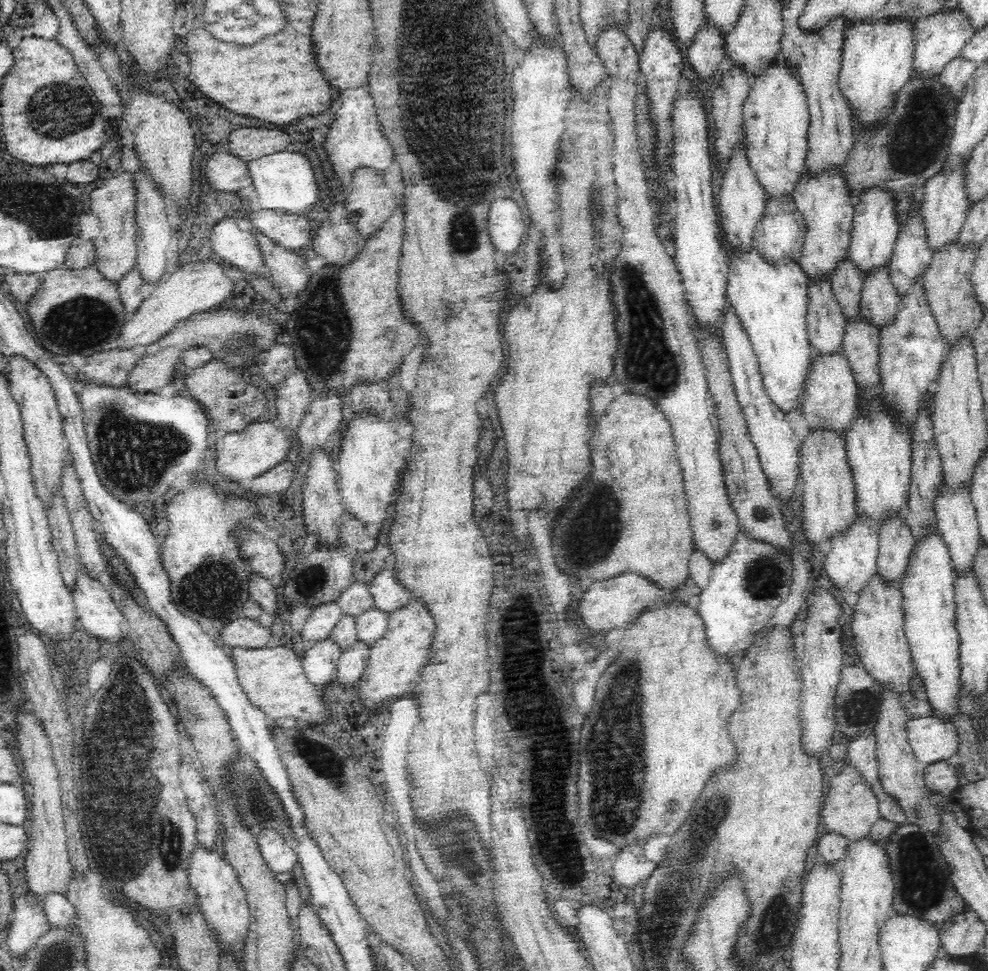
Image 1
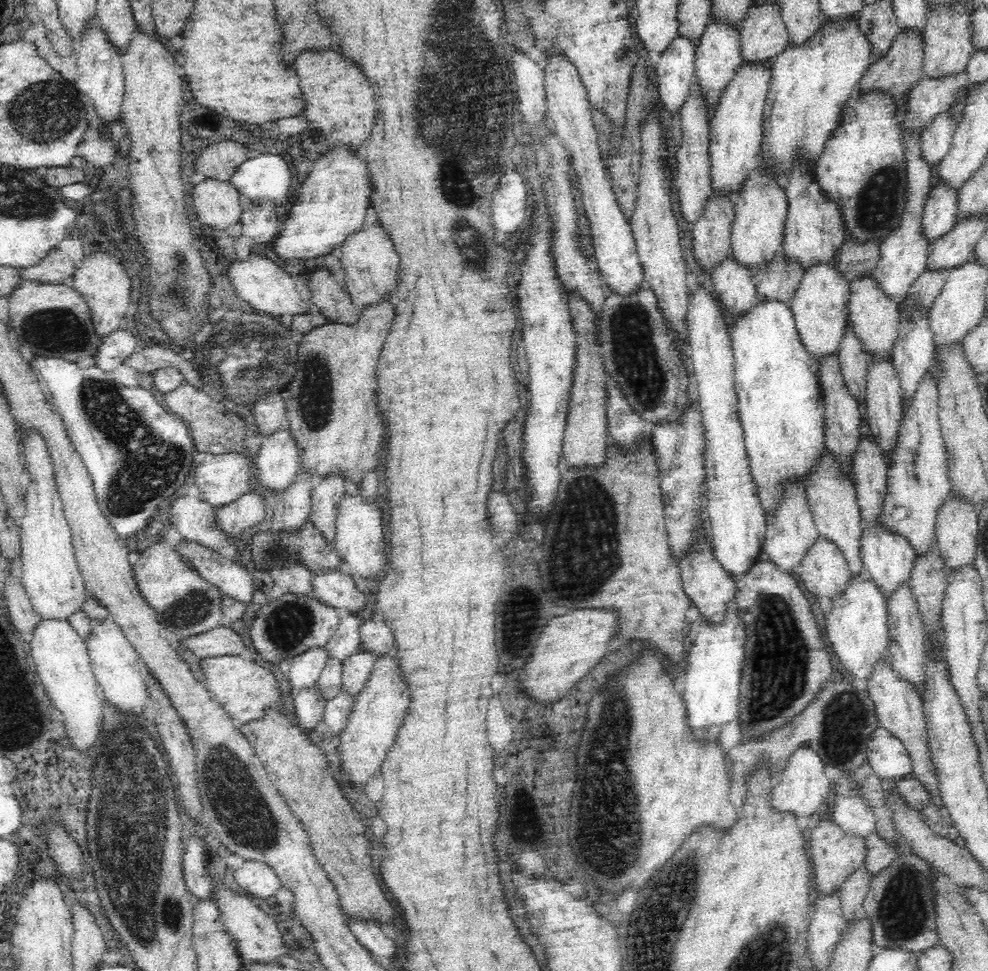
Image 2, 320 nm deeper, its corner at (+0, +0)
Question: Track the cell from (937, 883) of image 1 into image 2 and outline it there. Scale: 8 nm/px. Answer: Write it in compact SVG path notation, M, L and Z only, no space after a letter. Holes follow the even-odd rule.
M900 853L873 876L861 912L872 920L876 947L906 948L921 953L941 944L936 929L937 891L933 882L936 882L934 866L914 853Z

